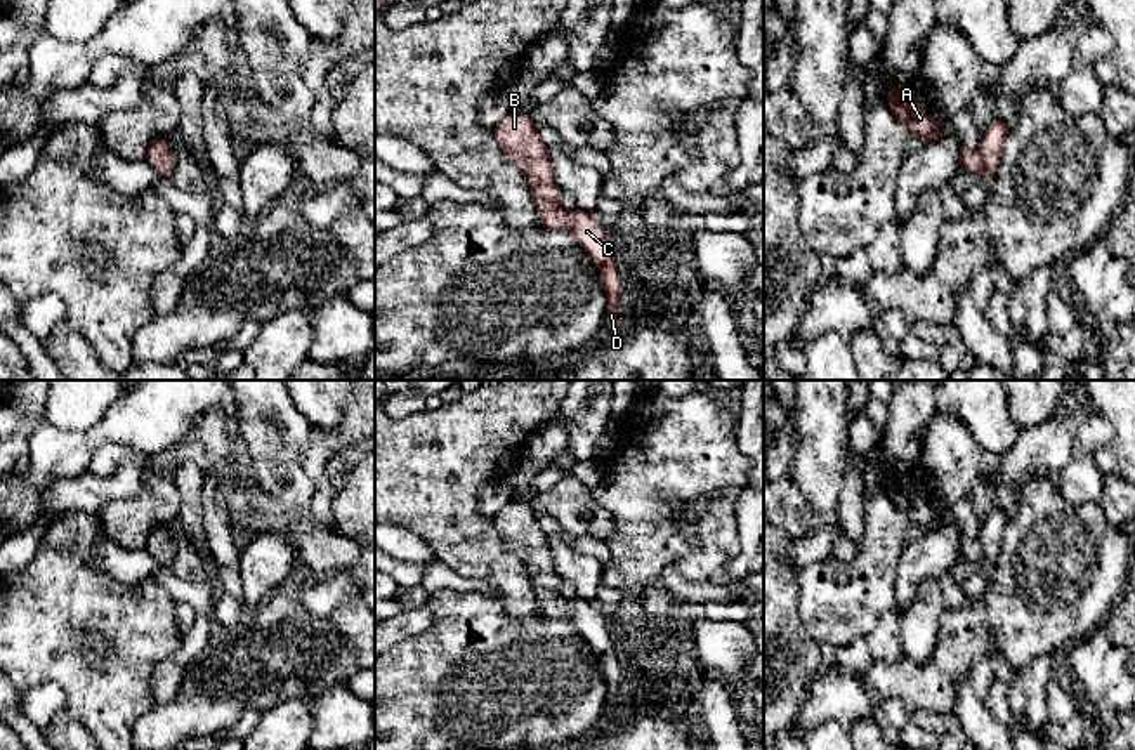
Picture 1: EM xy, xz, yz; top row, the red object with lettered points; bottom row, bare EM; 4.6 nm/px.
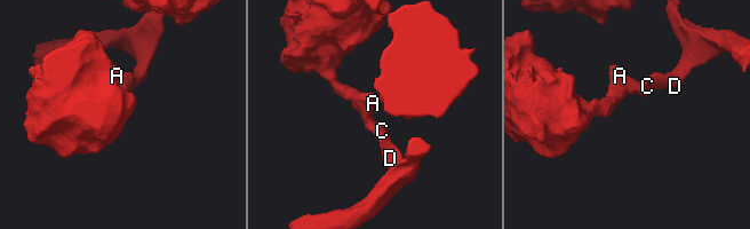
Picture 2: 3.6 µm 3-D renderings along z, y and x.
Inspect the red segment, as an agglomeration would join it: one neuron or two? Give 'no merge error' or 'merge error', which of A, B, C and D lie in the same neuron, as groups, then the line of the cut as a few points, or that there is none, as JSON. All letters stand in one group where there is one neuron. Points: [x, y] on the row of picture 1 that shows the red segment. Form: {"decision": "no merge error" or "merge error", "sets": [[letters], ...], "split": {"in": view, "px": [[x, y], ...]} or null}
{"decision": "no merge error", "sets": [["A", "B", "C", "D"]], "split": null}

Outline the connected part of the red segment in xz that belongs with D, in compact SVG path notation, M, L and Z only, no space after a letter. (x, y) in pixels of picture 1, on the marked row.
M510 111L493 134L505 158L524 175L540 226L571 233L595 264L609 299L606 323L618 325L616 316L621 307L618 297L623 293L623 281L614 264L614 252L594 214L561 207L562 191L555 184L552 149L541 141L533 120Z

